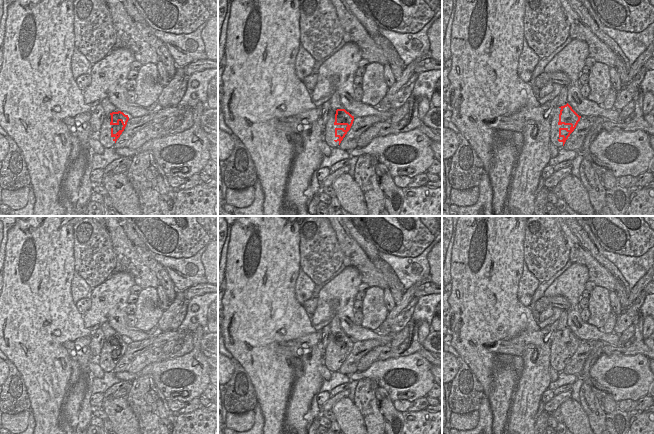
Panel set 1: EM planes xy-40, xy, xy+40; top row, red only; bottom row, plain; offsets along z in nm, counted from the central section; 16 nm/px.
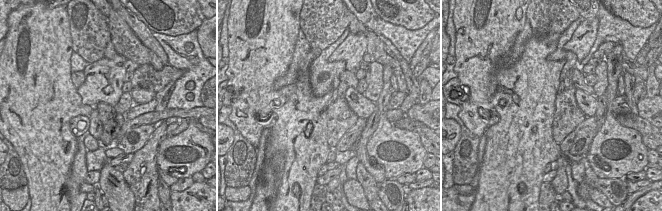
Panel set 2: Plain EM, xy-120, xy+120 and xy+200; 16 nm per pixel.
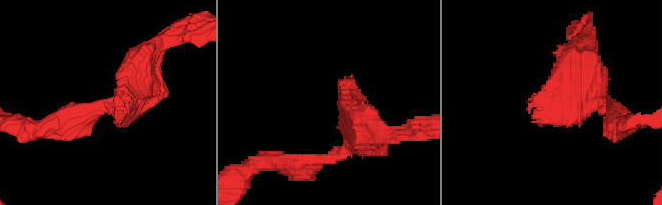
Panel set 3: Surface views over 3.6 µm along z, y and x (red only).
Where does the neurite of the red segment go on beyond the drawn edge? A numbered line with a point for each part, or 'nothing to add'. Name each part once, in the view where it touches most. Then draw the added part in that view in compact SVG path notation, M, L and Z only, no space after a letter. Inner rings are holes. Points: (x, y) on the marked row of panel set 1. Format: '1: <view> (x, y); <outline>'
nothing to add

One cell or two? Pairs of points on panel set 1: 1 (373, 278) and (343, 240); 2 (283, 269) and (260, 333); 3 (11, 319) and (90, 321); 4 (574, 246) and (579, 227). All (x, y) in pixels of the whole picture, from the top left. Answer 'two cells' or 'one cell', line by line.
1: one cell
2: one cell
3: two cells
4: two cells

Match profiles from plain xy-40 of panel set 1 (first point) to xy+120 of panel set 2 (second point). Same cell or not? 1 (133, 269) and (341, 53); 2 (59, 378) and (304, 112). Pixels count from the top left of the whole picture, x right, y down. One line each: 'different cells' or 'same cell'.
1: different cells
2: different cells

